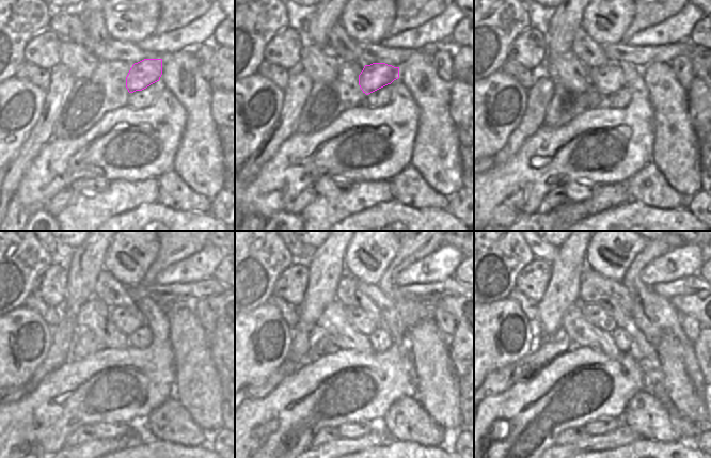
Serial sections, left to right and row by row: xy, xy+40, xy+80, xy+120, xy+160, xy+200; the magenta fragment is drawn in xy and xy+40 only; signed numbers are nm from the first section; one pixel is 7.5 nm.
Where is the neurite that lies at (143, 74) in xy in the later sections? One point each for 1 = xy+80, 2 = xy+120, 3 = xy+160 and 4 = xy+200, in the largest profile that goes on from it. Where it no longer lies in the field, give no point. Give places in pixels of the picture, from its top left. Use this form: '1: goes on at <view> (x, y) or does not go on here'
1: goes on at xy+80 (606, 80)
2: goes on at xy+120 (127, 319)
3: goes on at xy+160 (357, 316)
4: goes on at xy+200 (597, 316)

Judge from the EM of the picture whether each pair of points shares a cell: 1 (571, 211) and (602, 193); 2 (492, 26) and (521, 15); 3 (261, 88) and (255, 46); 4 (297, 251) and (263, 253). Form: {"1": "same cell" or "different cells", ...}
{"1": "same cell", "2": "same cell", "3": "different cells", "4": "different cells"}

